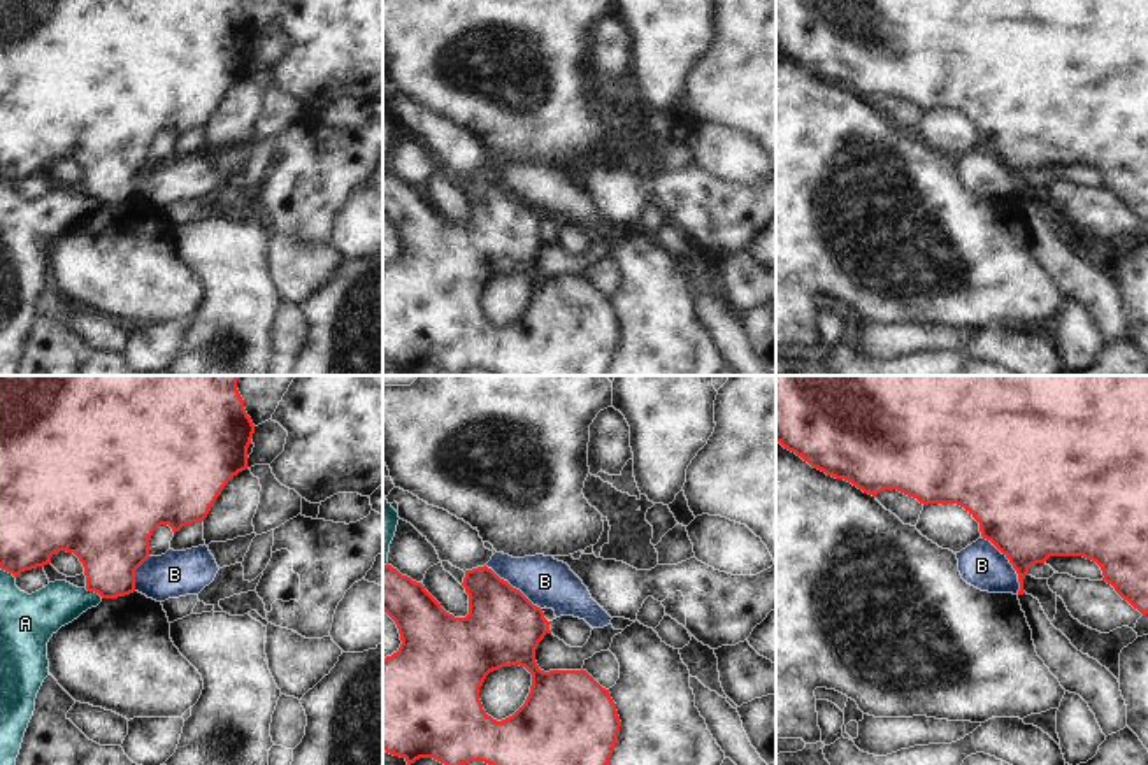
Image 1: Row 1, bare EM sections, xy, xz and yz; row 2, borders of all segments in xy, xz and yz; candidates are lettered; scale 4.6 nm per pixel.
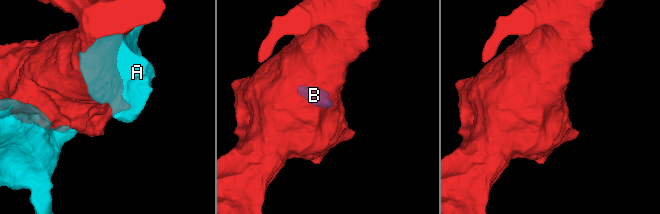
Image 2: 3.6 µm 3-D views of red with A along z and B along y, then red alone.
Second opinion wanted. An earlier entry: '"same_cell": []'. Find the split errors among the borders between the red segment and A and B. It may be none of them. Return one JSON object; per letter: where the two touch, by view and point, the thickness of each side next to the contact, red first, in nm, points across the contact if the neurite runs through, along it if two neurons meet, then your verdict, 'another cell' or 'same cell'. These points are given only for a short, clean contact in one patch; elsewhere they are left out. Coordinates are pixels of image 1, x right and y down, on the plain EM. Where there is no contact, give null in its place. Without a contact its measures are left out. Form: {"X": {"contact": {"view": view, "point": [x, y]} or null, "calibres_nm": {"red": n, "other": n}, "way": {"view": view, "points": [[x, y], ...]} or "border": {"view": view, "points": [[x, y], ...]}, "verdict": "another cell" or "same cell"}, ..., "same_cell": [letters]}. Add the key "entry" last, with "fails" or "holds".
{"A": {"contact": {"view": "xy", "point": [93, 197]}, "calibres_nm": {"red": 360, "other": 200}, "verdict": "another cell"}, "B": {"contact": {"view": "yz", "point": [1010, 169]}, "calibres_nm": {"red": 460, "other": 200}, "border": {"view": "yz", "points": [[982, 142], [1015, 178], [1018, 200]]}, "verdict": "another cell"}, "same_cell": [], "entry": "holds"}

